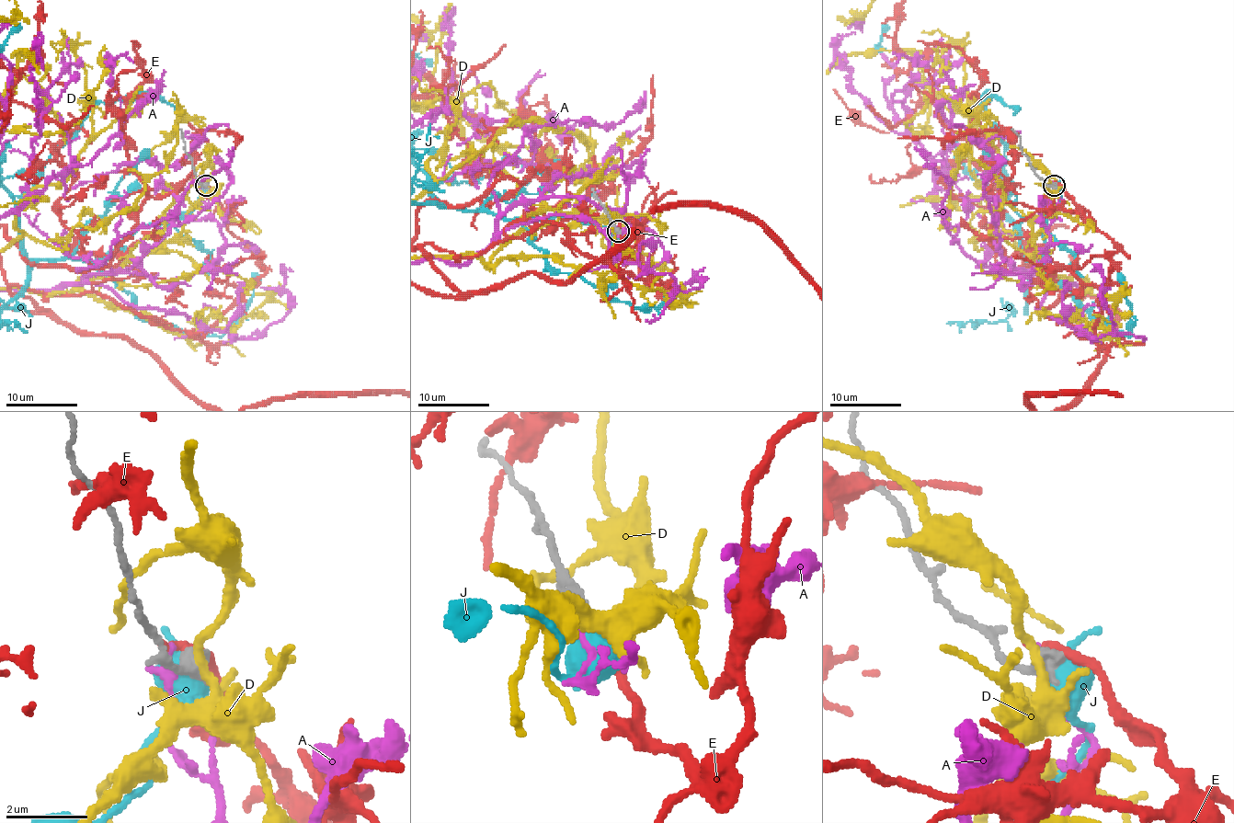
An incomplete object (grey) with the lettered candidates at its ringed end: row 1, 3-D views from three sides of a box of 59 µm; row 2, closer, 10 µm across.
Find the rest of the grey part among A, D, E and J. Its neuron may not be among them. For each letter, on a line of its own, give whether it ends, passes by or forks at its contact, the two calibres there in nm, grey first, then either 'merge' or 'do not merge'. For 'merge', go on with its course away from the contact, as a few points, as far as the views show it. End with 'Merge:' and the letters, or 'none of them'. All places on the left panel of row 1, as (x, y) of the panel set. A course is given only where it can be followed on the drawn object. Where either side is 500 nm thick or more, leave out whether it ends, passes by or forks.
A: it ends | 420/240 nm | do not merge
D: it passes by | 420/240 nm | do not merge
E: it ends | 400/320 nm | do not merge
J: 420/600 nm | do not merge
Merge: none of them

